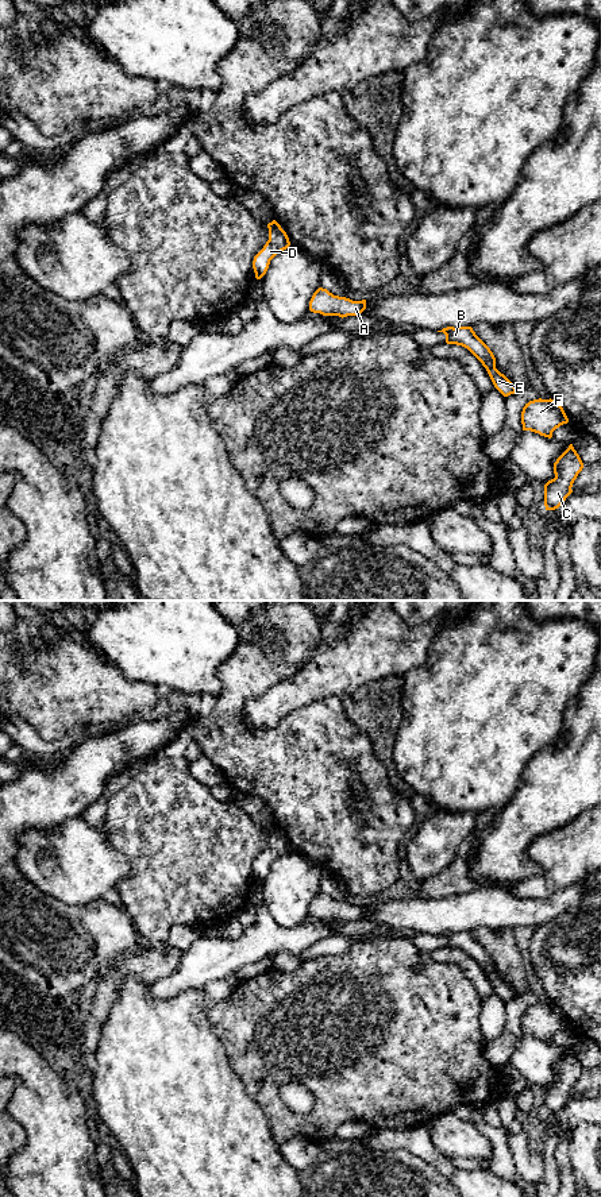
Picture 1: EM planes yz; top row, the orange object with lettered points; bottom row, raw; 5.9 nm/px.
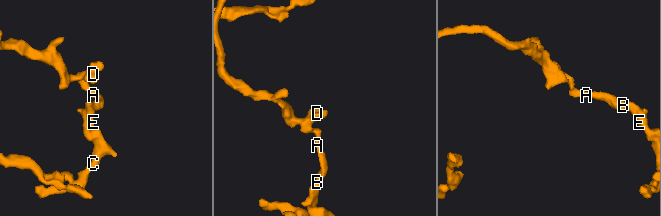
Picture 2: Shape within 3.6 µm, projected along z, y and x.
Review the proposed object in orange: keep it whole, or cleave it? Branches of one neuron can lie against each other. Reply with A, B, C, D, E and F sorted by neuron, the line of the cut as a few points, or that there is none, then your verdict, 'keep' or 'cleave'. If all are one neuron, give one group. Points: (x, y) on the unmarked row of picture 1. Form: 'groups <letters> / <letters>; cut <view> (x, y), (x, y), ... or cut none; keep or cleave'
groups A B C D E F; cut none; keep

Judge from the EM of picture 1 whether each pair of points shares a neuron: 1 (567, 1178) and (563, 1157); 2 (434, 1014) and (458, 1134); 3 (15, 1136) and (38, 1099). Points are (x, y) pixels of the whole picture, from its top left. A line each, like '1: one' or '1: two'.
1: one
2: two
3: two

